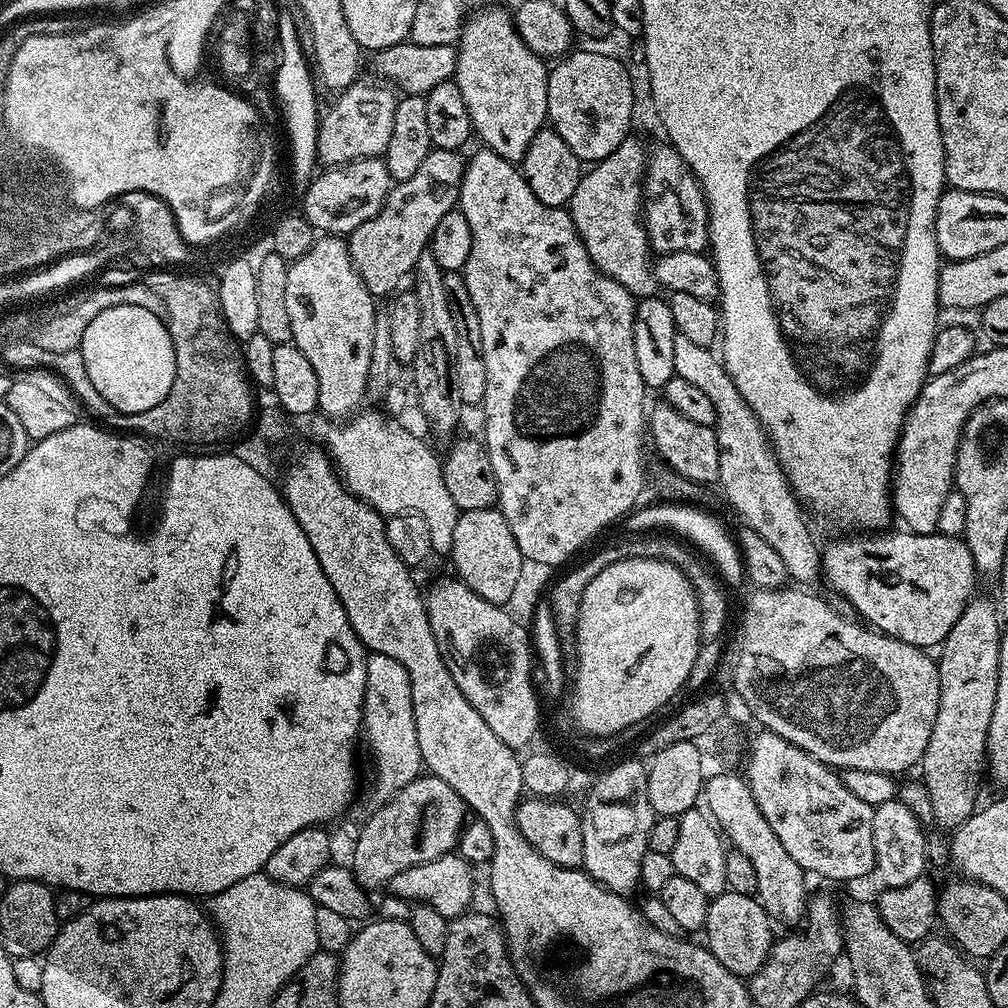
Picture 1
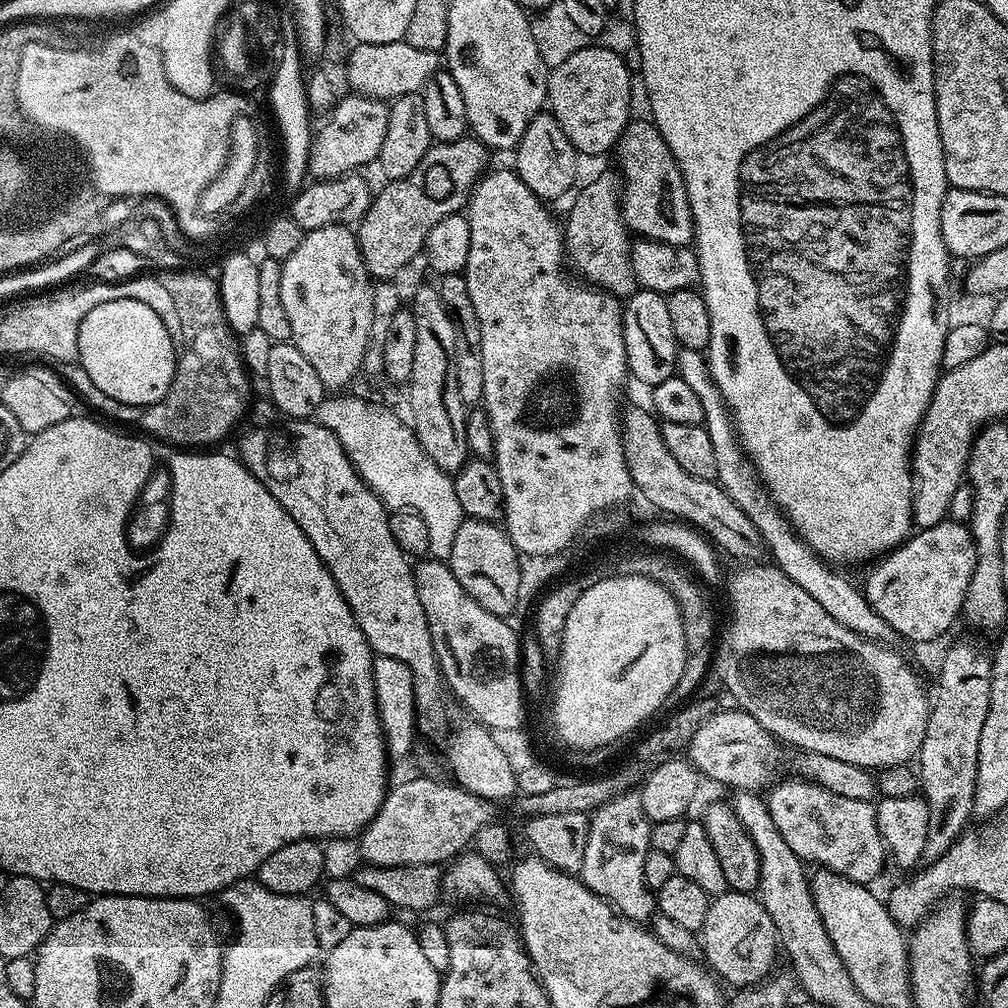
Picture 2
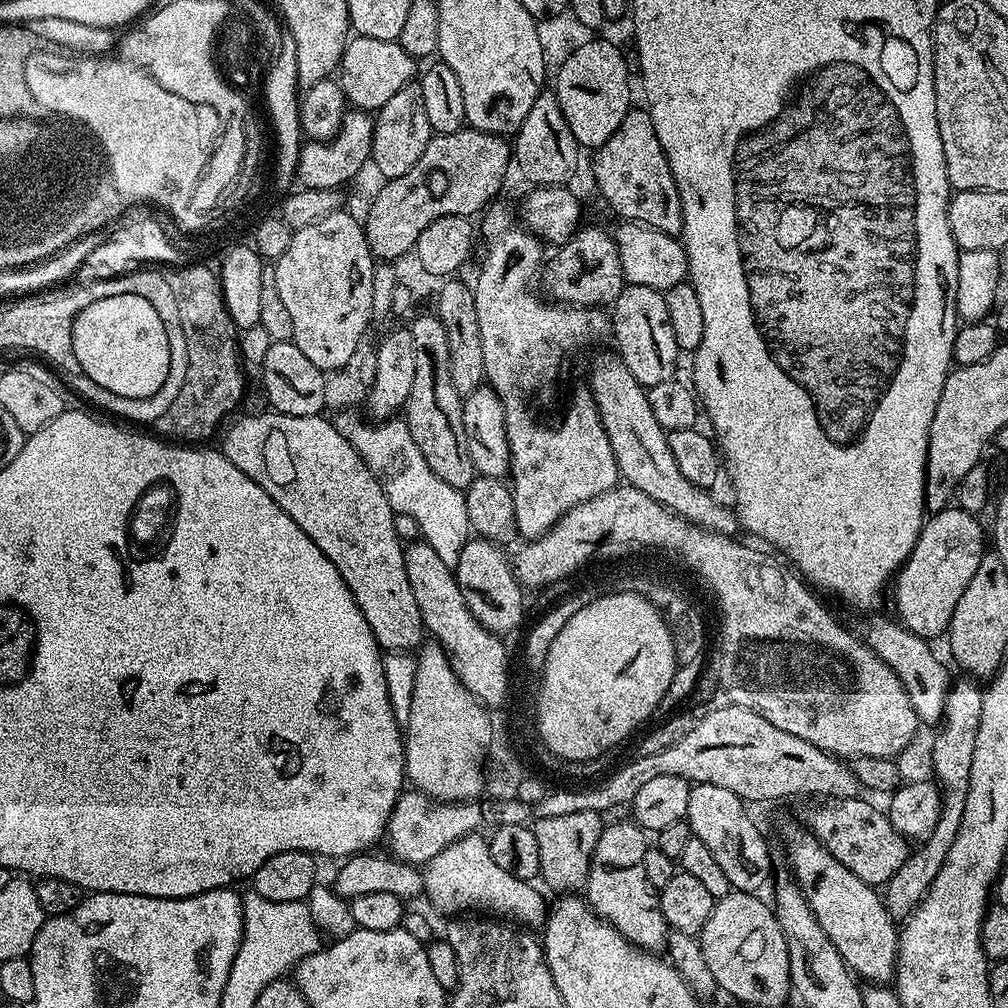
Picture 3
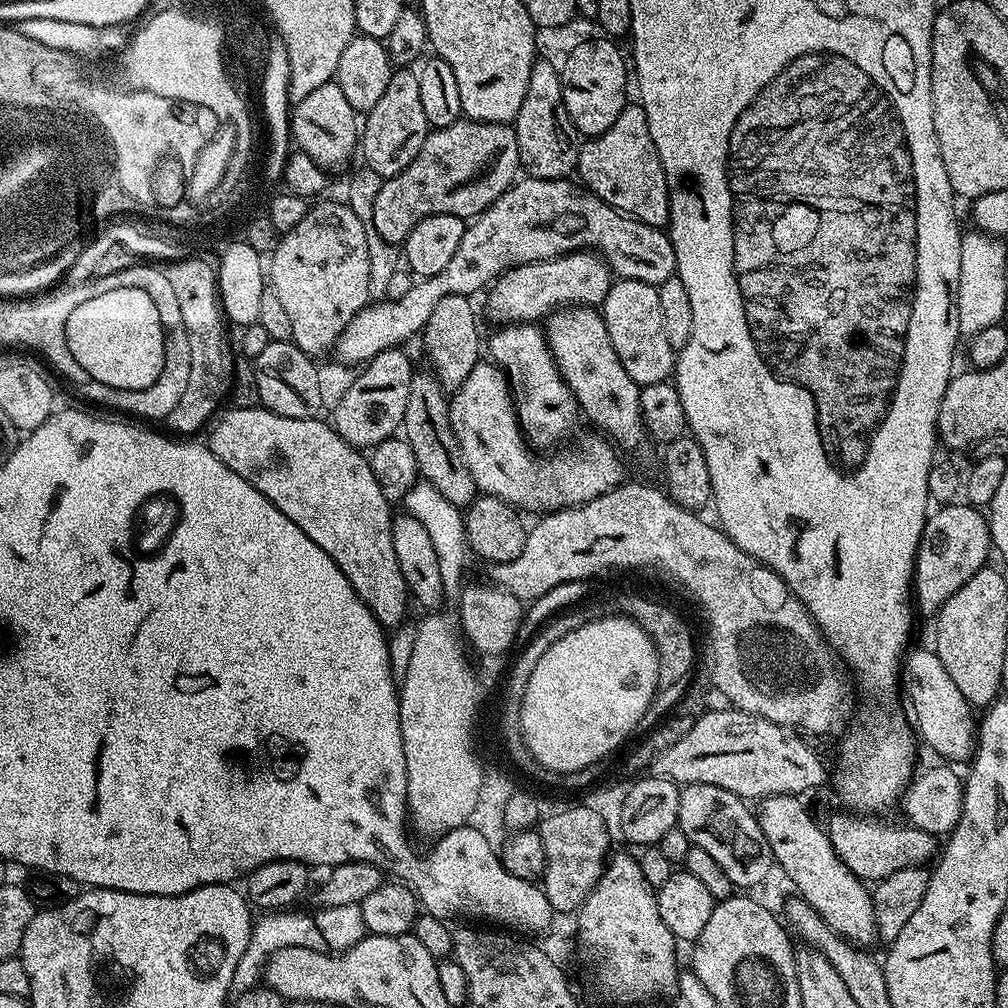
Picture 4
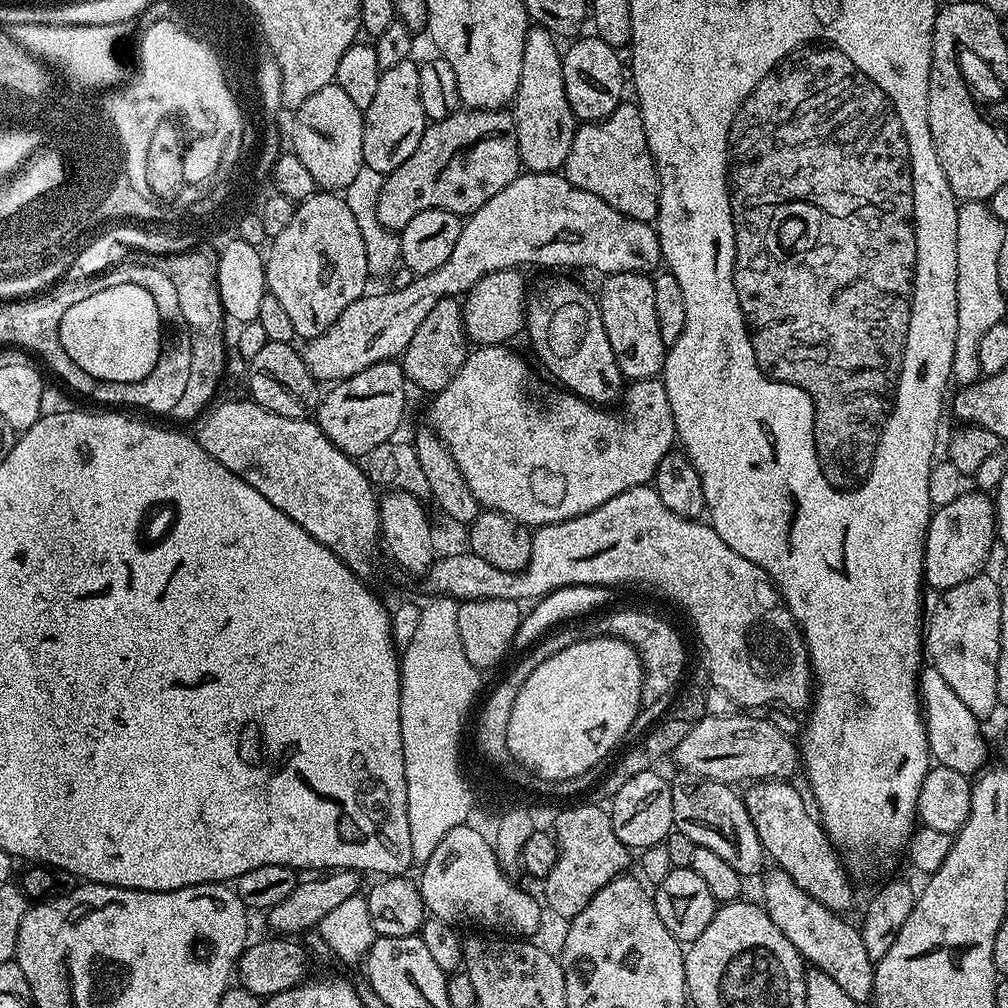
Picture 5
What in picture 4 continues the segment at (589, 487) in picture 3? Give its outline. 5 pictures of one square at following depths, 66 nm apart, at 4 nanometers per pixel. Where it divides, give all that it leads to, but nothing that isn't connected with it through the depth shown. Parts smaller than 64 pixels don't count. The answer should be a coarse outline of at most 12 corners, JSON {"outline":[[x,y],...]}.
{"outline":[[500,326],[486,352],[504,369],[529,445],[552,450],[582,413],[543,331]]}

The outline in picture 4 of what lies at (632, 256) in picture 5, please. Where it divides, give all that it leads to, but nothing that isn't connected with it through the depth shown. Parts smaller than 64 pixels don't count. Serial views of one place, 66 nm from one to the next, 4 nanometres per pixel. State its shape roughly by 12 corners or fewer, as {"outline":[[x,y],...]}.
{"outline":[[520,178],[465,227],[446,270],[358,310],[363,366],[423,333],[450,294],[571,252],[621,280],[676,275],[664,228],[571,179]]}

